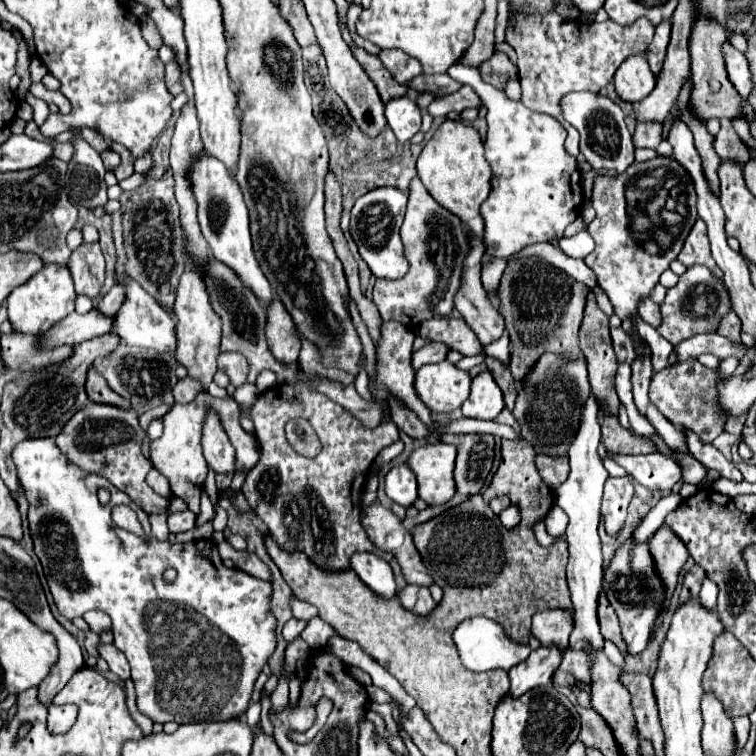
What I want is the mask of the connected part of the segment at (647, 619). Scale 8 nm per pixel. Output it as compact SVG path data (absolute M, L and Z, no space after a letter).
M629 539L617 549L609 569L605 571L603 589L607 593L611 607L615 609L615 613L619 617L621 635L623 635L623 641L627 645L627 653L639 655L649 643L651 625L657 619L657 613L661 611L663 595L665 595L665 587L661 585L661 581L653 569L653 557L649 557L647 543L635 545Z

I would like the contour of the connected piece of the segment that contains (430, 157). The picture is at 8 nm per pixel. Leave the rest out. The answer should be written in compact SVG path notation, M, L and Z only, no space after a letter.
M451 119L443 121L417 159L417 175L427 191L441 203L441 207L453 211L471 233L477 233L477 237L483 235L479 207L491 189L491 169L483 157L483 143L477 129Z

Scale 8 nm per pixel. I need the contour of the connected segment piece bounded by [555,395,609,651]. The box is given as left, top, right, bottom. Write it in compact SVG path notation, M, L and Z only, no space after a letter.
M591 395L583 409L581 429L569 447L569 463L571 473L567 481L555 489L555 505L559 505L567 517L567 533L565 539L569 543L569 565L567 565L567 585L571 591L571 601L575 607L575 627L571 633L571 649L583 649L585 645L593 645L593 649L603 649L603 635L599 633L597 625L597 593L601 591L603 581L603 557L601 557L601 541L597 535L599 525L599 507L603 497L603 485L609 477L603 461L597 453L601 441L601 427L599 427L599 403Z

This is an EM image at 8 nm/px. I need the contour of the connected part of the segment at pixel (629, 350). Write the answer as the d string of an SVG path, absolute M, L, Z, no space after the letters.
M623 327L611 329L611 341L613 341L613 349L619 363L631 365L637 359L637 341L629 333L625 333Z

